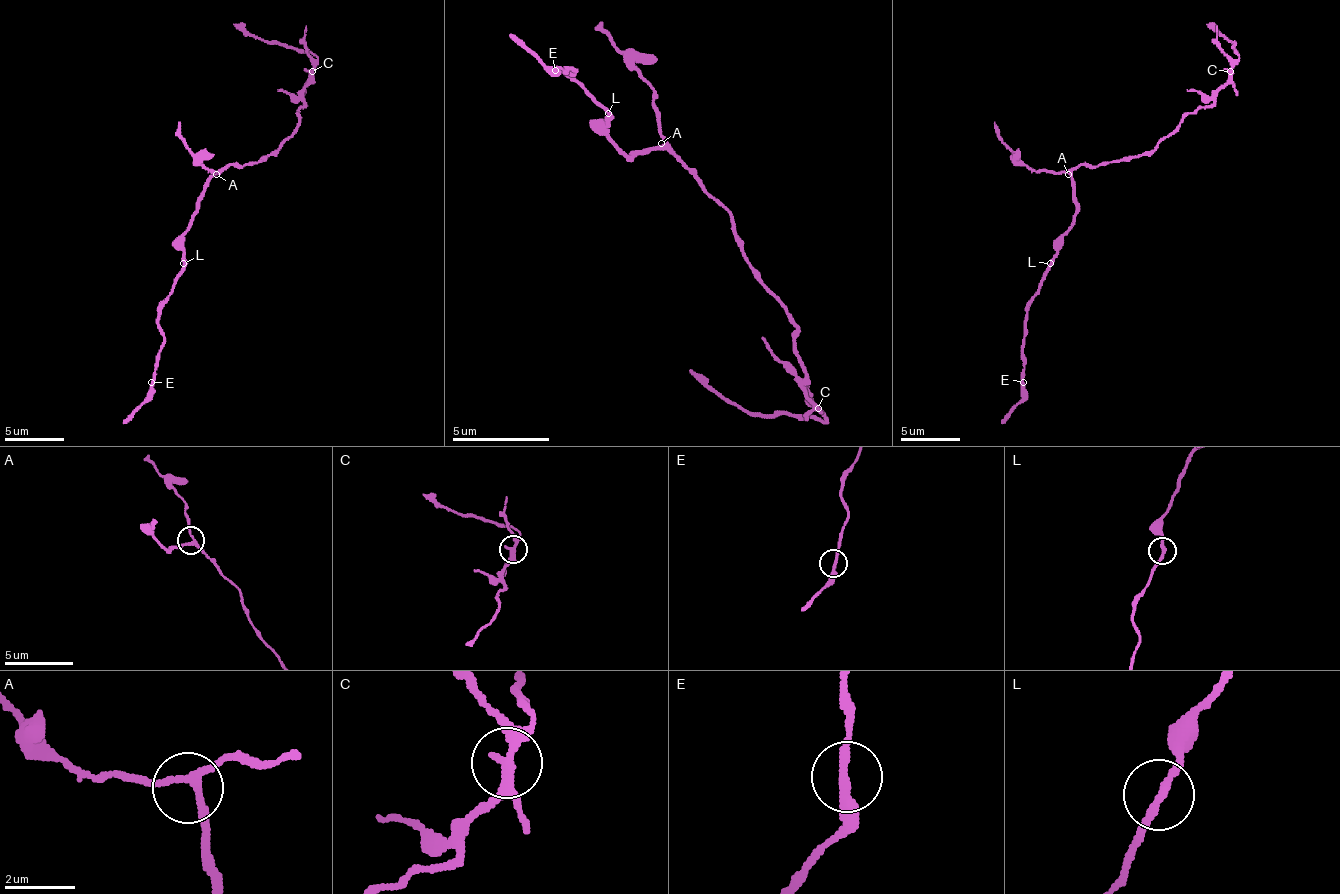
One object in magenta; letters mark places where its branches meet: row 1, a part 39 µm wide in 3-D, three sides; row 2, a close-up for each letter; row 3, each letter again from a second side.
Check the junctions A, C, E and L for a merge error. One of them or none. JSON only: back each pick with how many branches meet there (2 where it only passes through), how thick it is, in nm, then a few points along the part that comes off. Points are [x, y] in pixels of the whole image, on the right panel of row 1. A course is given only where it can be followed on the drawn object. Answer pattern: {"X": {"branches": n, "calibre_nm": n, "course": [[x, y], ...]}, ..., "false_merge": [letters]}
{"C": {"branches": 4, "calibre_nm": 240, "course": [[1231, 71], [1234, 44], [1207, 23]]}, "false_merge": ["C"]}

